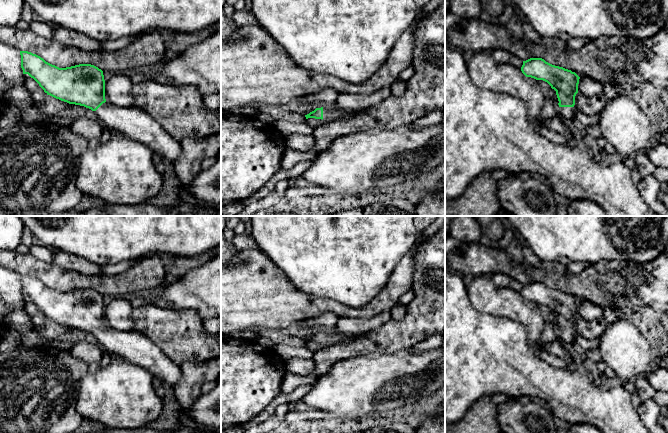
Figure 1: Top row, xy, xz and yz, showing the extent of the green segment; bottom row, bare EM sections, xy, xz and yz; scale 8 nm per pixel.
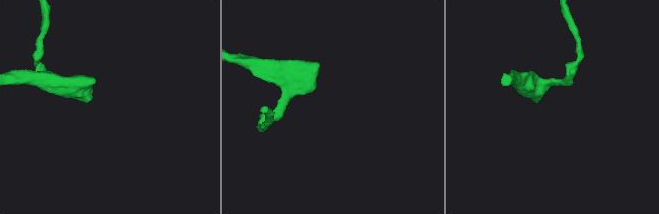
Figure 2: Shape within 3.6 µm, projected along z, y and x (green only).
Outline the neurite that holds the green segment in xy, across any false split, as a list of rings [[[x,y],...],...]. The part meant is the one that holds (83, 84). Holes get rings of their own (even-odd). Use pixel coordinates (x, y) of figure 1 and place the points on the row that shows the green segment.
[[[20,51],[20,55],[23,74],[33,78],[47,95],[95,111],[104,126],[144,143],[165,162],[179,160],[180,142],[149,114],[134,106],[123,108],[106,101],[104,75],[98,67],[79,64],[59,68],[31,52]]]

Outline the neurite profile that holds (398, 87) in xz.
[[[396,80],[391,86],[391,95],[398,97],[400,95],[402,95],[405,90],[406,90],[406,82],[401,81],[401,80]]]

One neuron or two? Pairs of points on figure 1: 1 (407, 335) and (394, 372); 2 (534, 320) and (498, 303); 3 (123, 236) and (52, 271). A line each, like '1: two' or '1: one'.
1: two
2: one
3: two

